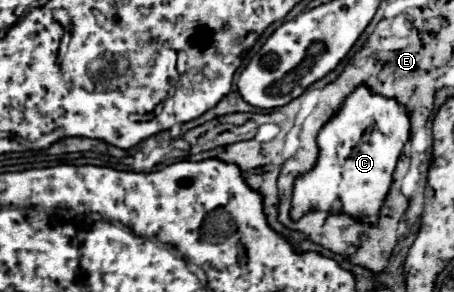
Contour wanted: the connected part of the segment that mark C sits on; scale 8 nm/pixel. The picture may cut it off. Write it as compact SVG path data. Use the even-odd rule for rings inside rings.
M358 86L344 100L342 110L320 130L318 162L308 174L296 180L290 216L298 220L310 210L324 210L334 214L346 212L354 218L374 224L390 190L392 172L408 136L410 120L404 108L394 98L384 98L372 94L366 86ZM374 132L378 134L368 136Z

